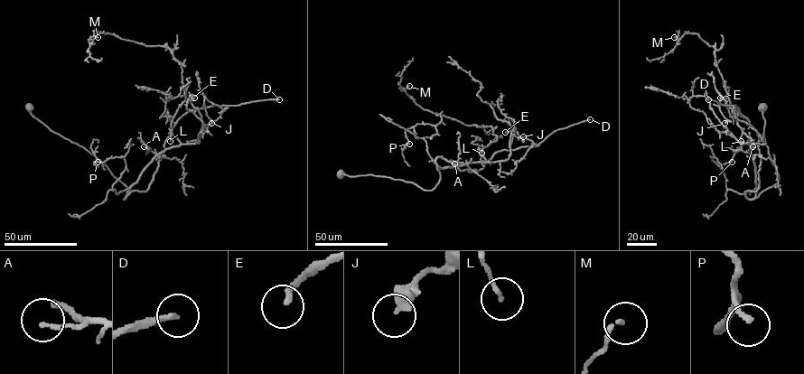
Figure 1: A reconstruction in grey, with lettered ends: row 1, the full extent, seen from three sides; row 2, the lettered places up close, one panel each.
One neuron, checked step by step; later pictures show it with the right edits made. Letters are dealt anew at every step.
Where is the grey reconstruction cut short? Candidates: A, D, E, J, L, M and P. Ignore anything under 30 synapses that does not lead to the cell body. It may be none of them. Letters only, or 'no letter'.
D, E

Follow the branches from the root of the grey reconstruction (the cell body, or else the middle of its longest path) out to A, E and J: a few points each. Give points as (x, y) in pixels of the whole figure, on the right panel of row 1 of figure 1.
A: (762, 107), (763, 135), (779, 181), (757, 197), (752, 146)
E: (762, 107), (763, 135), (779, 181), (756, 197), (757, 131), (720, 98)
J: (762, 107), (763, 135), (779, 181), (757, 197), (757, 131), (721, 98), (724, 123)

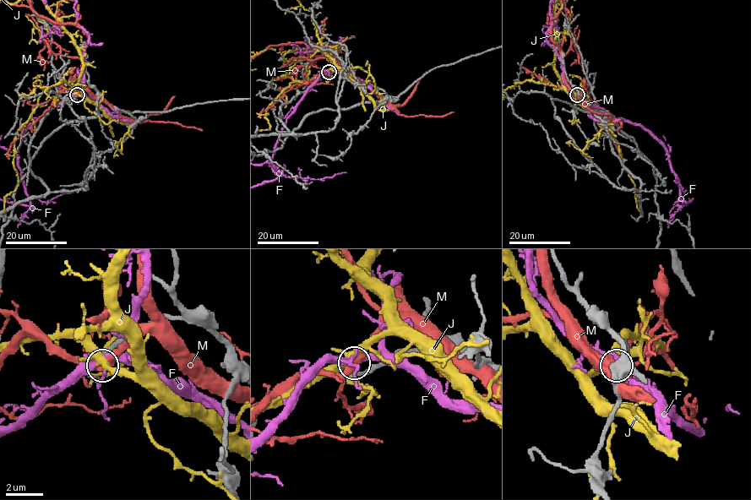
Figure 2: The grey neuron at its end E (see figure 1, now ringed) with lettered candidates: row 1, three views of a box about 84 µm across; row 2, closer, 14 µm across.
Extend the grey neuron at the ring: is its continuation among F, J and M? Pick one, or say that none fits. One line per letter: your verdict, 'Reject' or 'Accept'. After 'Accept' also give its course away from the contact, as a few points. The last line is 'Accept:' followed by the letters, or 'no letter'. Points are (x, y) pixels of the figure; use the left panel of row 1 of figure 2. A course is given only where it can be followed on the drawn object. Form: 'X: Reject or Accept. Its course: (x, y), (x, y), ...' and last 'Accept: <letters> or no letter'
F: Reject
J: Reject
M: Reject
Accept: no letter

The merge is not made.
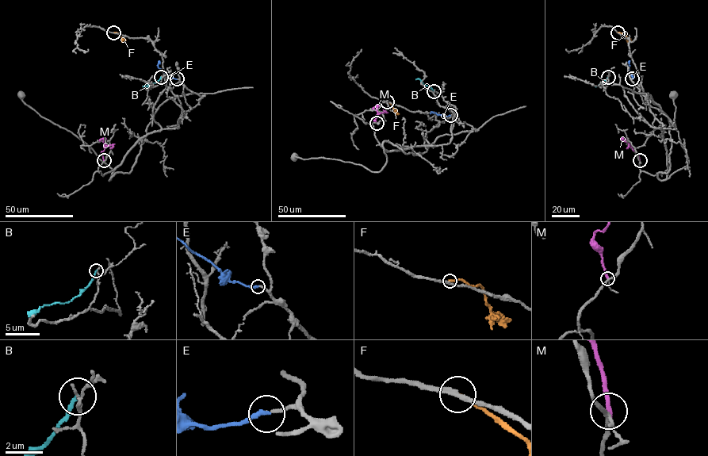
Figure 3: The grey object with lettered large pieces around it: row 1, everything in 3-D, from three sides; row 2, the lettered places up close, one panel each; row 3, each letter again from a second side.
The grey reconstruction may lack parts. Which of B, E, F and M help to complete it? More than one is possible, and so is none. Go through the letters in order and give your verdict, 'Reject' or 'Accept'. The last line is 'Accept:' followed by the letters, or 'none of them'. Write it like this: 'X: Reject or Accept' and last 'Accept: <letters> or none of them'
B: Reject
E: Accept
F: Reject
M: Reject
Accept: E

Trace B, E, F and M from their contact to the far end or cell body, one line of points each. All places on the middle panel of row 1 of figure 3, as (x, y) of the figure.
B: (434, 91), (419, 79), (415, 79)
E: (450, 115), (432, 113)
F: (387, 101), (399, 114)
M: (376, 123), (374, 120), (377, 116), (377, 106), (373, 109)

